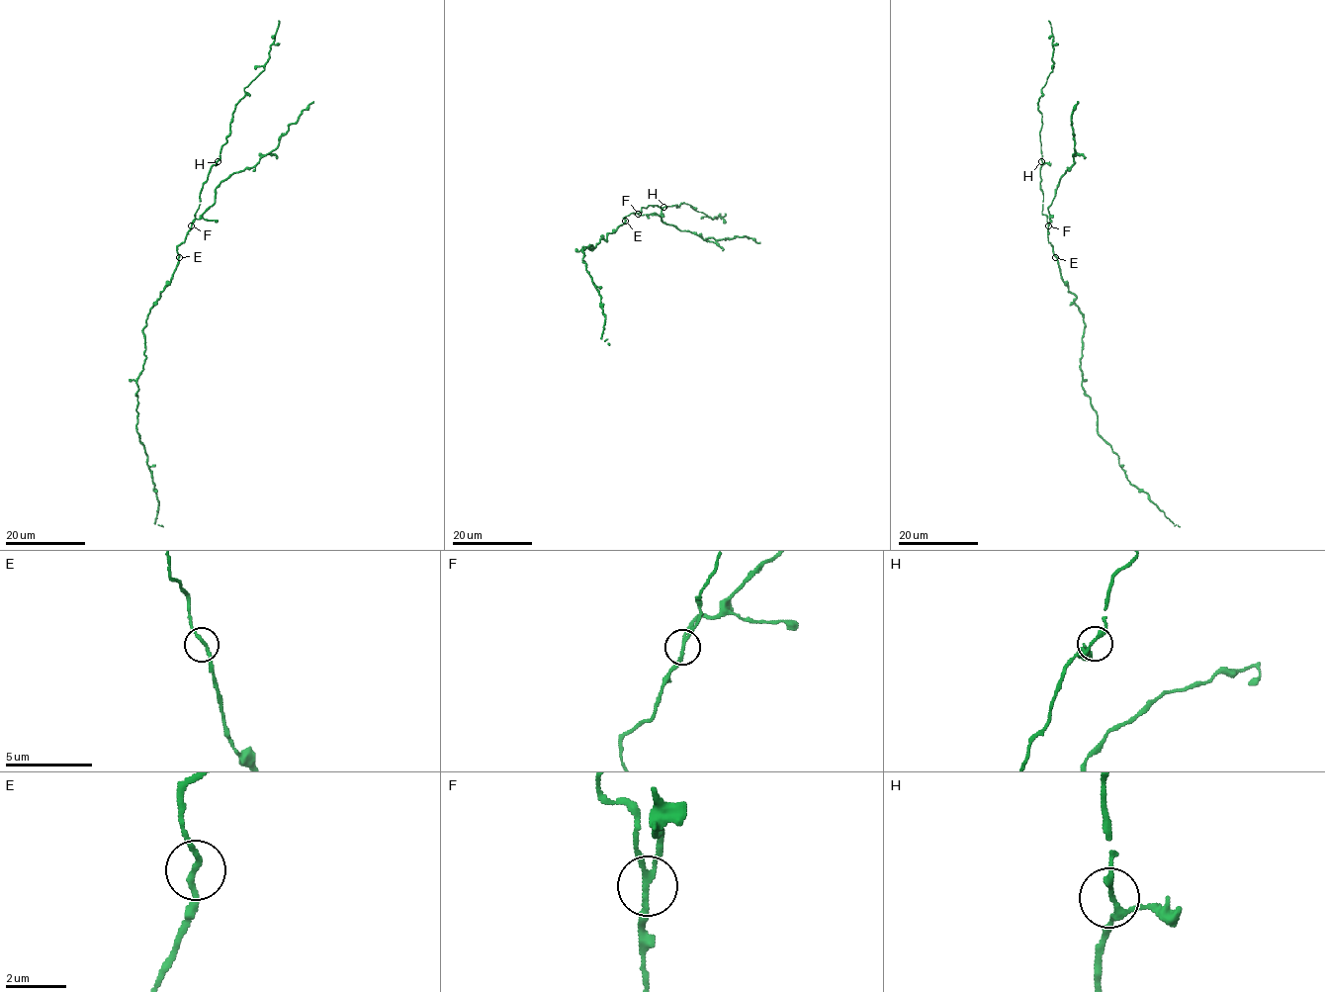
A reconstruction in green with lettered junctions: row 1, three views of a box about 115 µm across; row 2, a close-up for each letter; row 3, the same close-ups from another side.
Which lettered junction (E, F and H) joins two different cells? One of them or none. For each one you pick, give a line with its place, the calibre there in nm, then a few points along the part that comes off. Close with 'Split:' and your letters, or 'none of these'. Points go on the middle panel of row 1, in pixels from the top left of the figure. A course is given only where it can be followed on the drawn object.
F: Place: (638, 214). Thickness 150 nm. Course of the part to remove: (637, 214), (656, 214), (668, 225), (696, 232), (704, 239), (748, 236), (759, 242)
Split: F

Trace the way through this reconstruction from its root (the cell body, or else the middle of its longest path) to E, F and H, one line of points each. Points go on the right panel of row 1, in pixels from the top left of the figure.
E: (1064, 283), (1055, 257)
F: (1064, 283), (1048, 241), (1048, 225)
H: (1064, 283), (1048, 241), (1046, 217), (1041, 213), (1041, 161)

